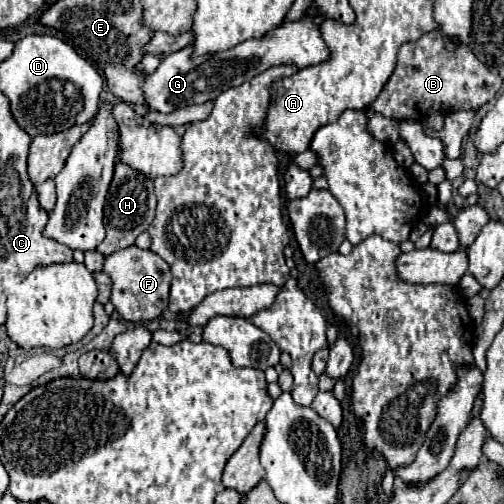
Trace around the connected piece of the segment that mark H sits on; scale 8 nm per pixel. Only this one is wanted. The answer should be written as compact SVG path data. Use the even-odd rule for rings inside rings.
M117 161L115 165L115 175L107 193L107 201L105 201L105 229L107 229L107 237L105 241L97 247L99 253L103 253L105 257L125 249L129 245L135 243L135 237L143 231L147 231L147 227L151 225L153 217L155 217L155 191L153 191L153 181L145 175L141 175L139 171L131 169L129 165Z

